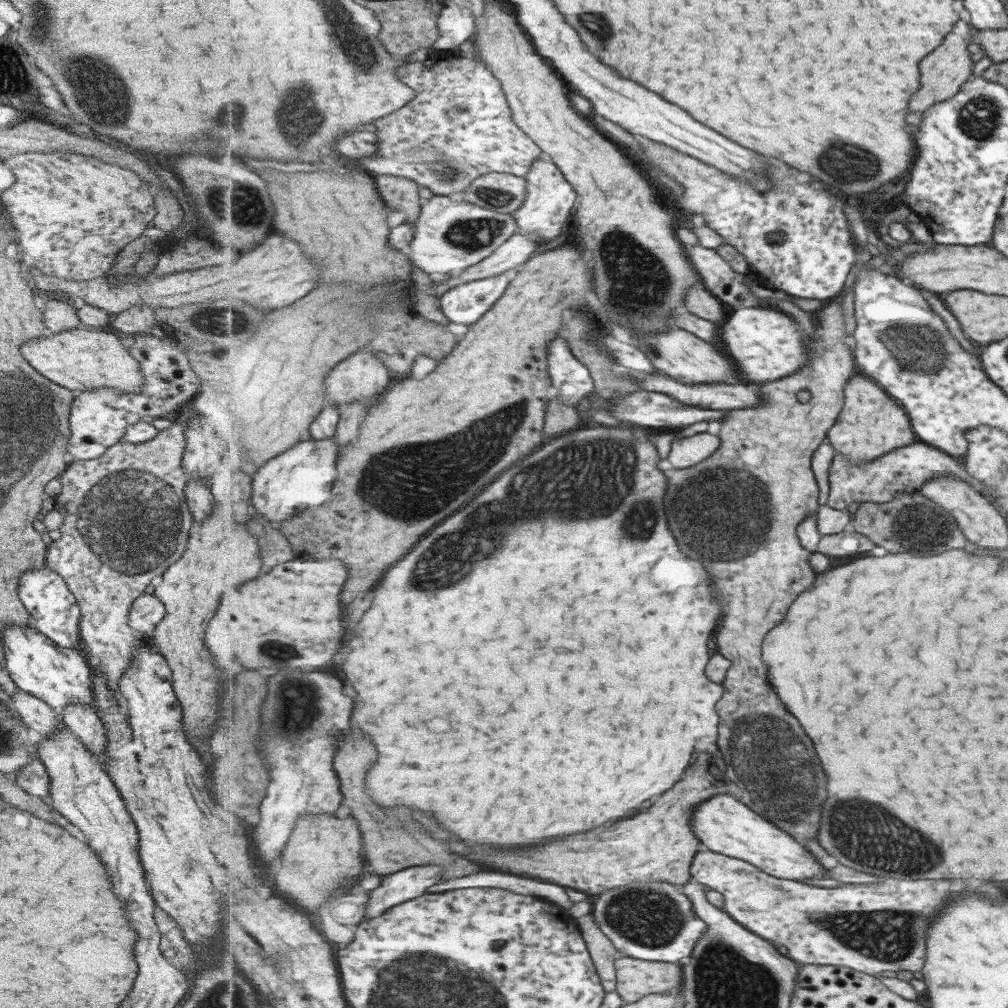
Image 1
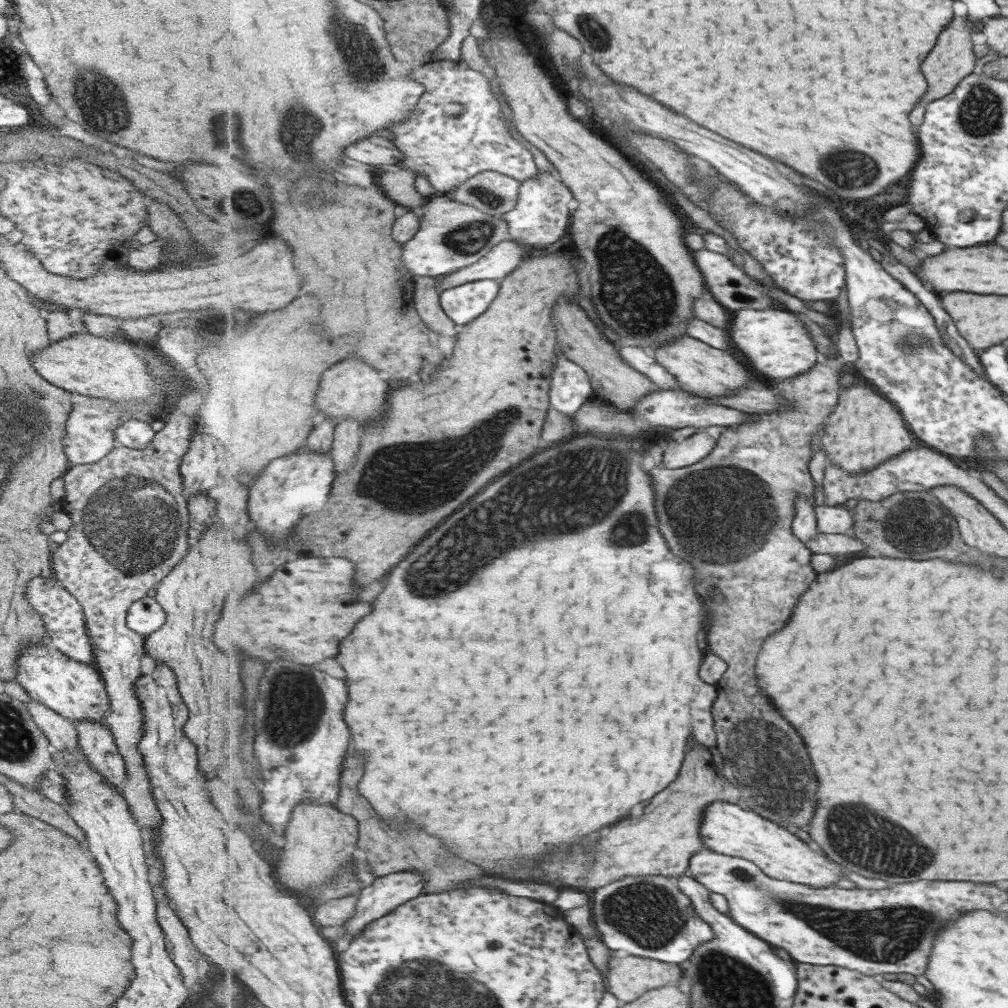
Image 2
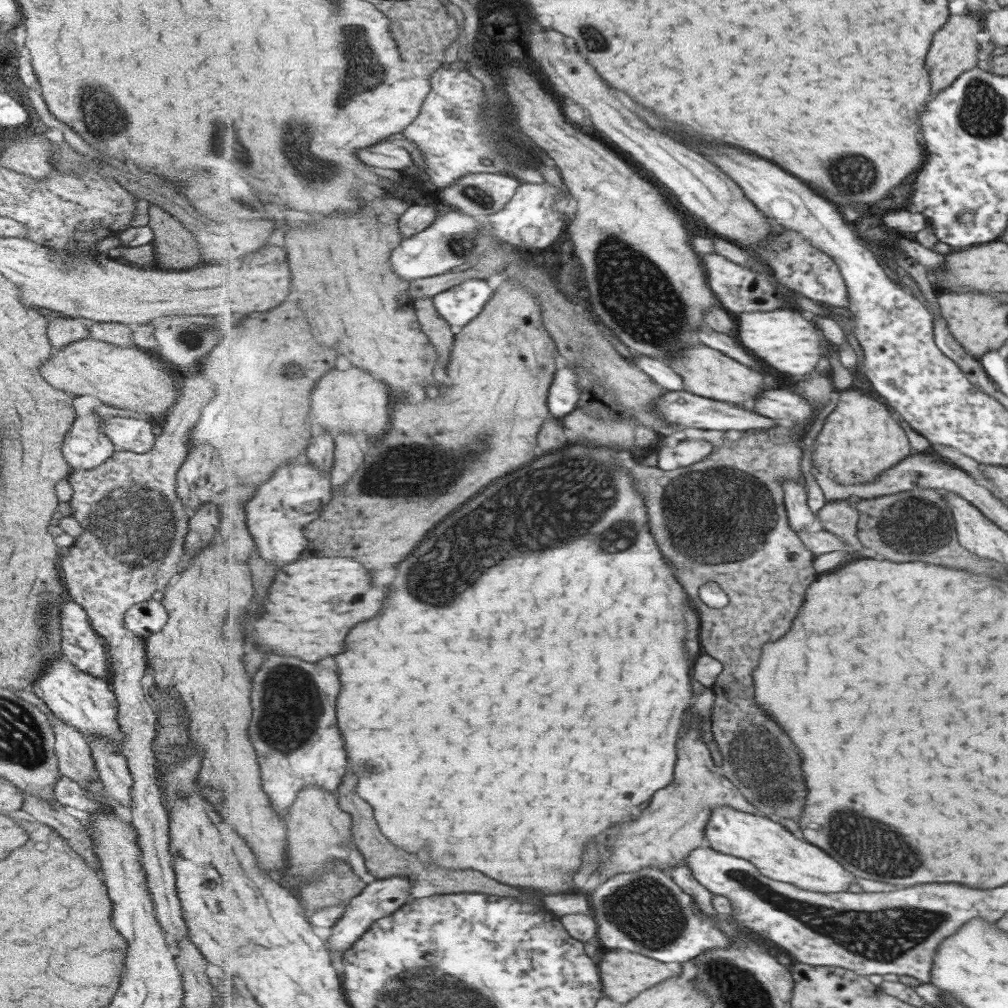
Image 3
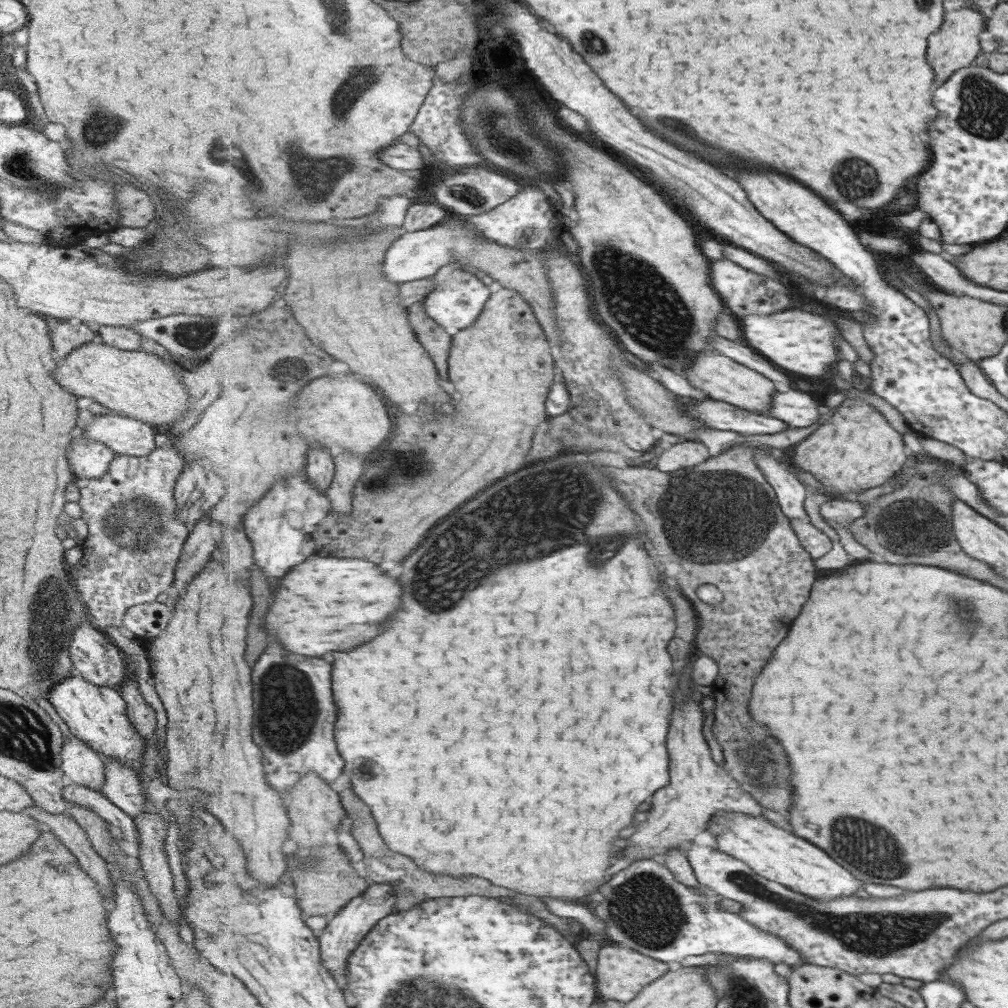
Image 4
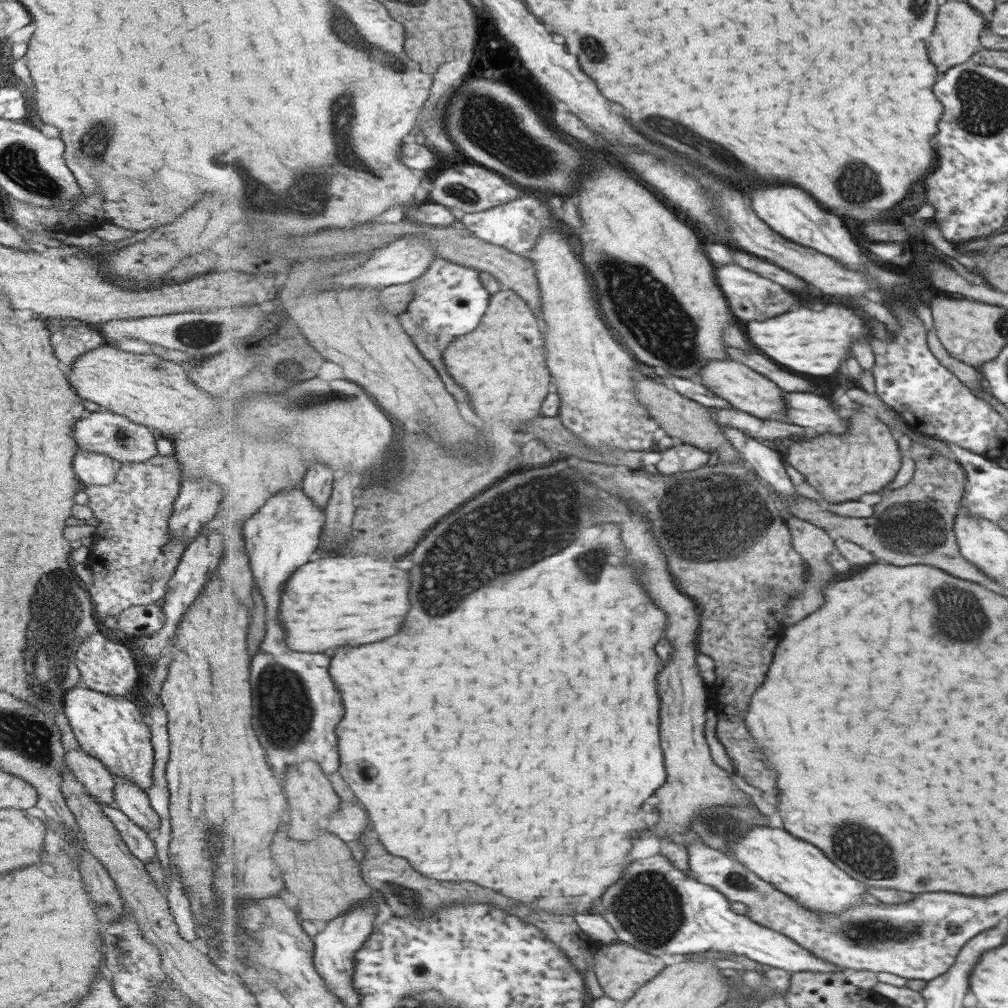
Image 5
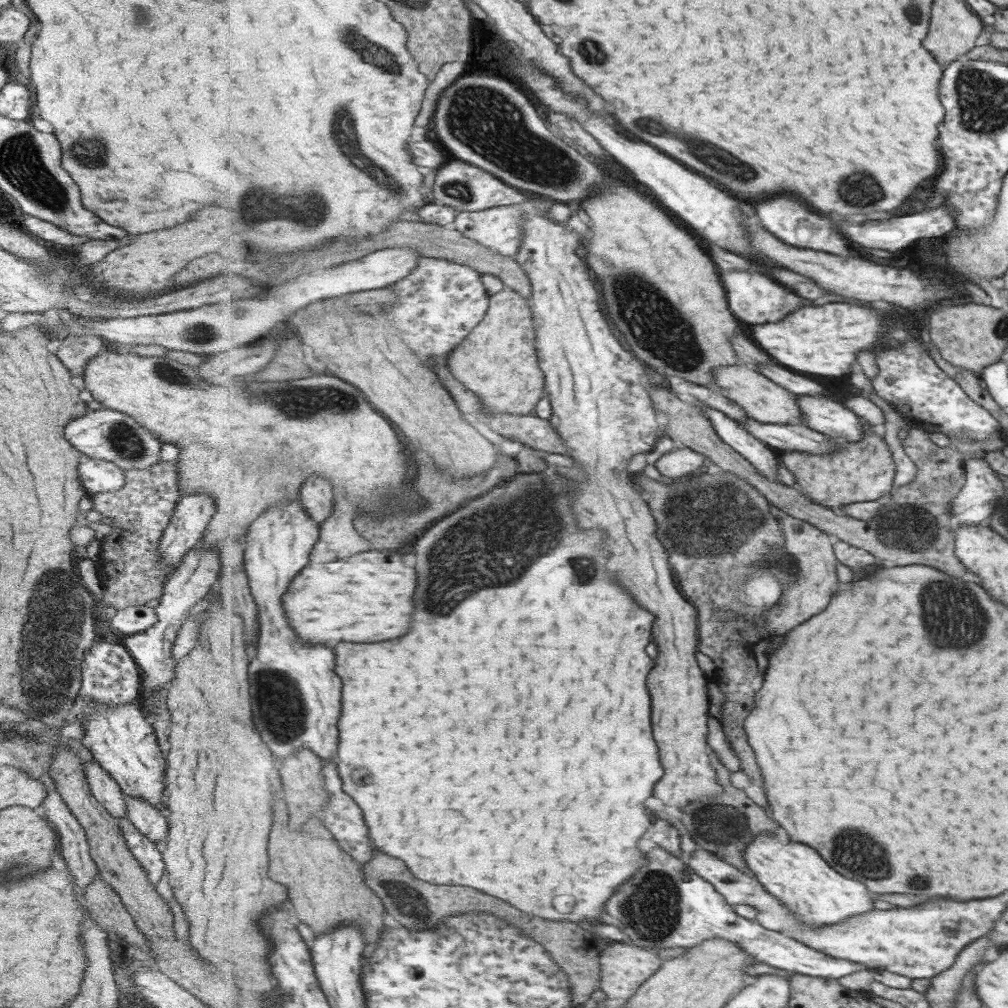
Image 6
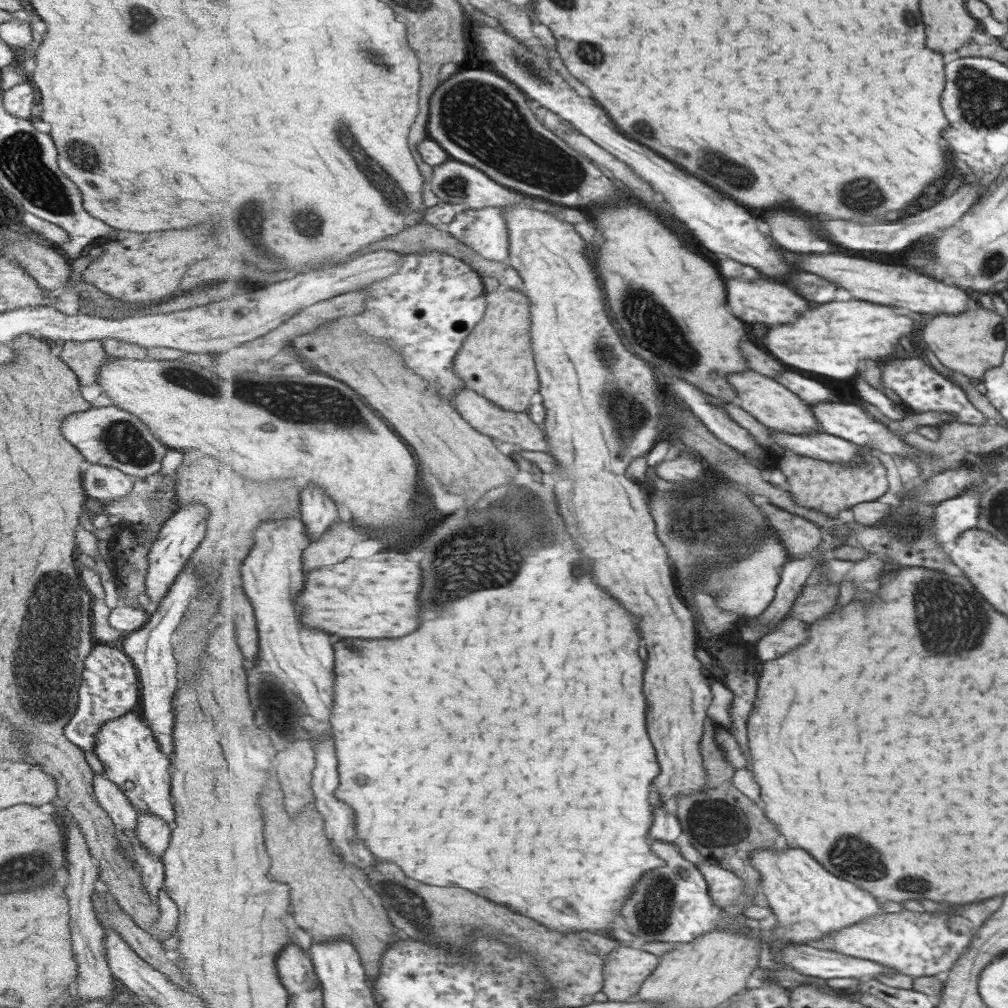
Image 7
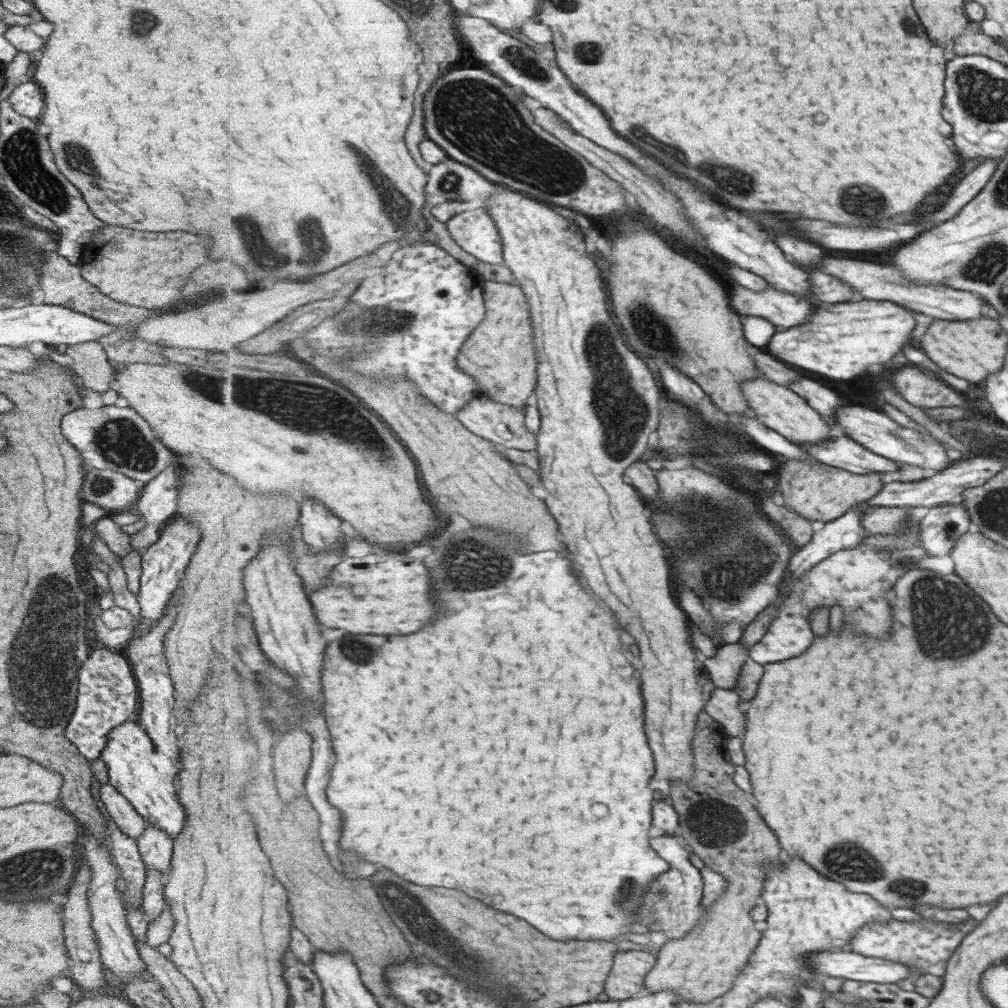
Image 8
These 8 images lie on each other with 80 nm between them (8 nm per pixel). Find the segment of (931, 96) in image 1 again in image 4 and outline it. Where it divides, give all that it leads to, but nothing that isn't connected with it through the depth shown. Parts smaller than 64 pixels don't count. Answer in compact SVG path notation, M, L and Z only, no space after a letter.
M959 8L953 12L944 11L943 22L935 34L929 38L927 46L927 62L933 72L937 72L937 86L945 83L952 74L971 65L971 60L975 60L979 54L977 46L977 34L983 30L983 18L981 14L969 10L969 8Z

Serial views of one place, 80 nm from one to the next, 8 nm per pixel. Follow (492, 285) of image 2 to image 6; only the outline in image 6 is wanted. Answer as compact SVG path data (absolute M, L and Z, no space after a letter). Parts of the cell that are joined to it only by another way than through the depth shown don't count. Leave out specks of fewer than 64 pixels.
M422 257L413 274L389 287L395 289L398 296L393 312L389 312L388 315L388 320L393 320L391 329L401 332L403 341L414 350L426 367L447 367L449 356L471 335L472 330L488 314L490 307L490 295L481 282L481 273L469 266L439 257Z

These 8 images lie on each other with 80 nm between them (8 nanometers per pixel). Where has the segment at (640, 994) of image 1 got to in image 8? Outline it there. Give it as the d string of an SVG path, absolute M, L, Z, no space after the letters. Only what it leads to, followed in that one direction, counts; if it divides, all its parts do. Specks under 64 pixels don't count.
M619 951L608 976L605 992L611 1001L631 999L645 992L645 976L655 968L656 954L649 951Z

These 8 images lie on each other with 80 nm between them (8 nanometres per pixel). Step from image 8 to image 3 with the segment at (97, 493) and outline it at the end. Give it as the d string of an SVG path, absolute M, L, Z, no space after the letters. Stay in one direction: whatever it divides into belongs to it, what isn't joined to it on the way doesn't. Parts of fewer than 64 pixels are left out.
M91 410L75 416L60 446L62 457L71 470L92 469L115 450L115 446L102 433L102 419Z

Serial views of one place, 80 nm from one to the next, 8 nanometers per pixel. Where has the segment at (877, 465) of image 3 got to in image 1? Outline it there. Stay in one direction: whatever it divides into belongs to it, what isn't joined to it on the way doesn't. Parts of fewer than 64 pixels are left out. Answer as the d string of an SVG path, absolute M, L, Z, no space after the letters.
M858 371L848 382L845 394L844 410L827 438L837 454L845 455L853 464L860 465L913 442L914 432L911 432L908 414L891 400L889 393L875 379Z

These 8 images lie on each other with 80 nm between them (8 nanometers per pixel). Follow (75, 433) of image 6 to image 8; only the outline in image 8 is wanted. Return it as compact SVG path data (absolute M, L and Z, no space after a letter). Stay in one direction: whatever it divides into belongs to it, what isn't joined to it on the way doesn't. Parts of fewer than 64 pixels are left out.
M102 405L95 409L75 409L61 417L60 431L79 451L85 469L118 472L139 485L149 482L174 461L175 454L155 438L151 427L133 408Z

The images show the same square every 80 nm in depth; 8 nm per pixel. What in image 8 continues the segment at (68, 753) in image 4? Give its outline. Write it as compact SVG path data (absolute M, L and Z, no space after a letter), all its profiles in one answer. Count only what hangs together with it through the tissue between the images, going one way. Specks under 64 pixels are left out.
M109 783L100 784L99 800L103 803L107 814L123 834L136 838L143 832L145 820L133 810L127 799Z

